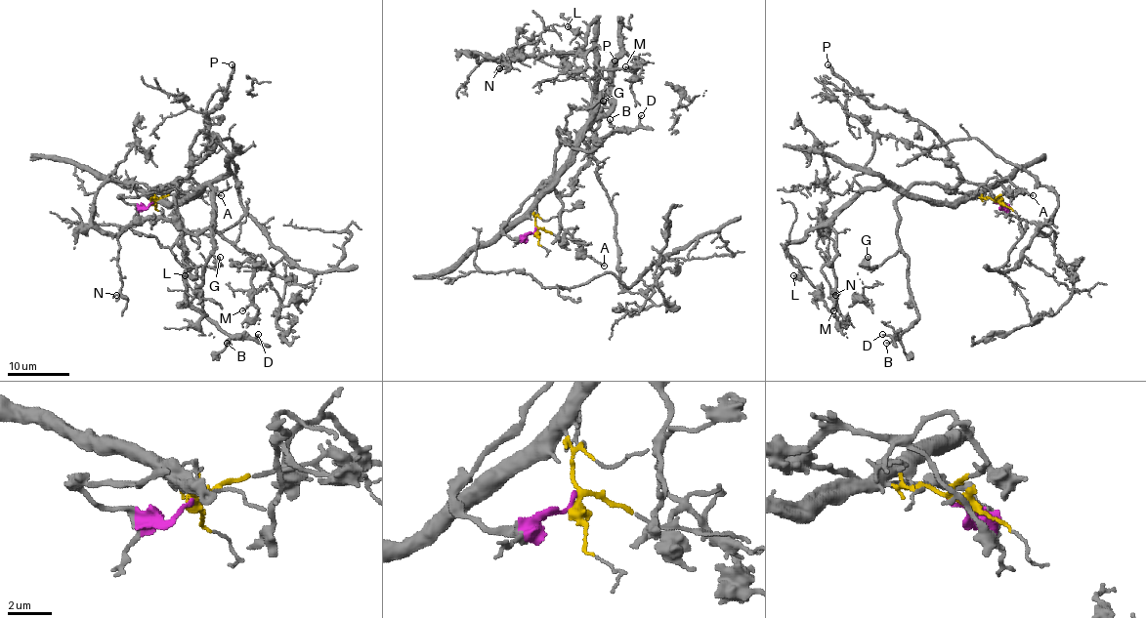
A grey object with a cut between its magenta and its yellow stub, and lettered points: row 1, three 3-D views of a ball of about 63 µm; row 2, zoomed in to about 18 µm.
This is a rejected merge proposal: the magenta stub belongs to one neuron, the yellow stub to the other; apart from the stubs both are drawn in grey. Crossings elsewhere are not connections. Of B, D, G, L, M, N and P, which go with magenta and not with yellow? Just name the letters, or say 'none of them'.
B, D, G, P

